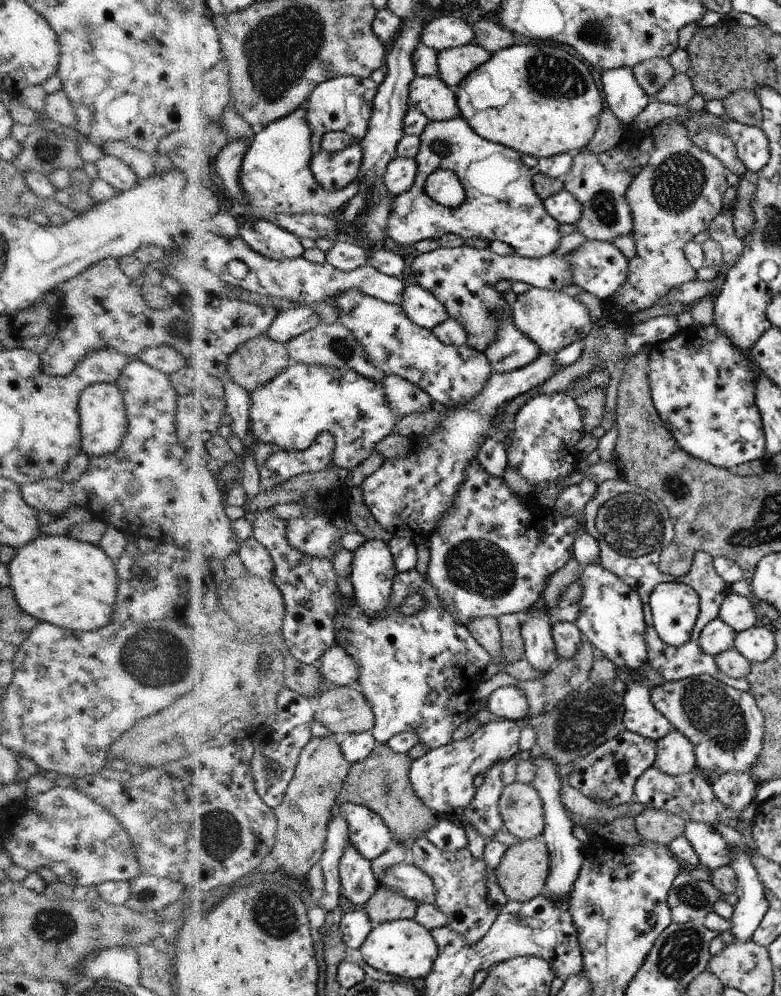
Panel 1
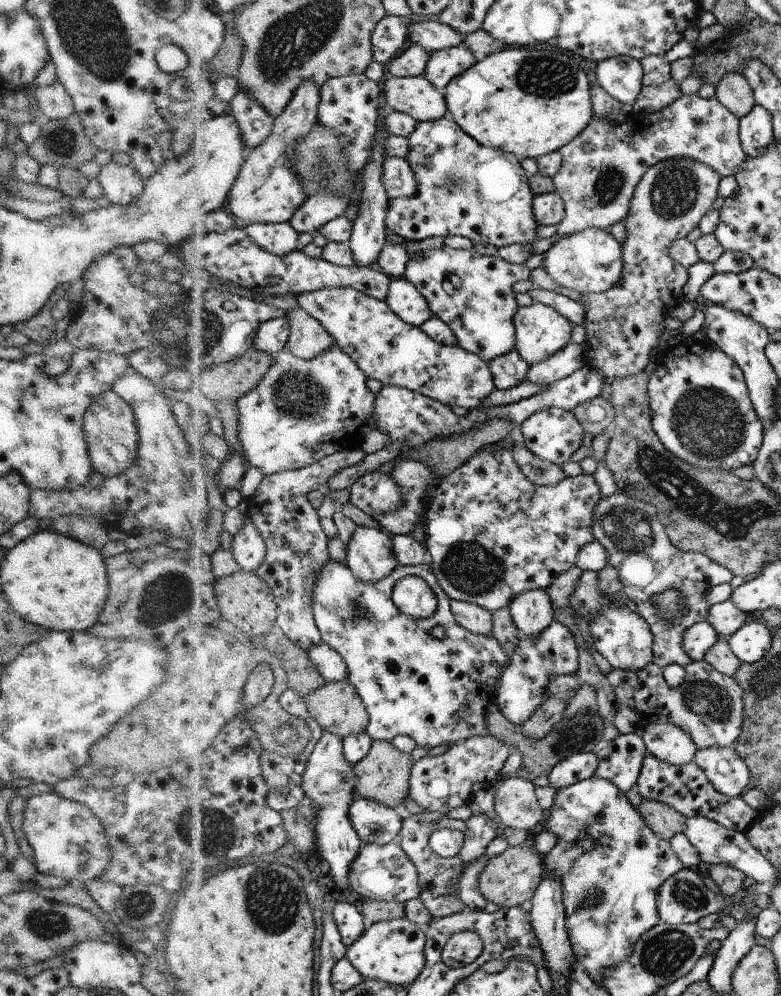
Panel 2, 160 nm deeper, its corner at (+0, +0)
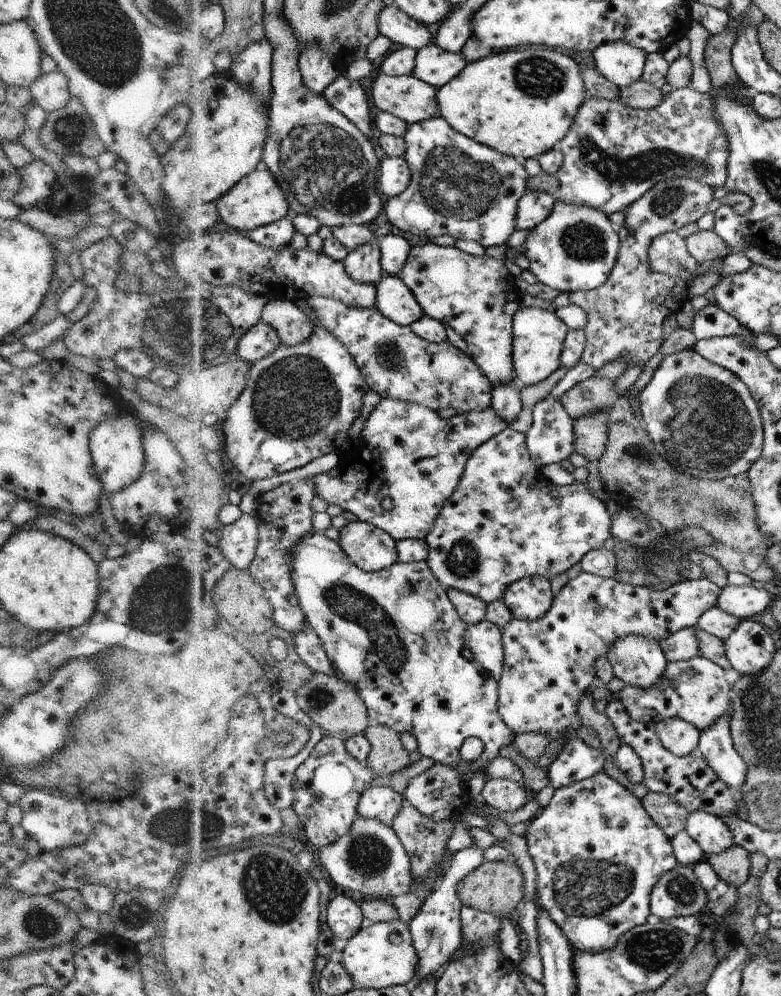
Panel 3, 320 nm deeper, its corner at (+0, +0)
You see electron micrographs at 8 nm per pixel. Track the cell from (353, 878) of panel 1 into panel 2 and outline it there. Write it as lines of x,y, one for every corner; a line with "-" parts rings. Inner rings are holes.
325,730
306,768
303,788
308,802
313,803
318,809
315,818
316,828
318,828
318,852
324,858
325,866
330,870
338,889
350,890
352,889
352,882
350,882
352,866
360,858
360,852
366,845
356,831
350,814
352,804
356,801
354,790
357,776
354,766
346,758
344,748
344,738

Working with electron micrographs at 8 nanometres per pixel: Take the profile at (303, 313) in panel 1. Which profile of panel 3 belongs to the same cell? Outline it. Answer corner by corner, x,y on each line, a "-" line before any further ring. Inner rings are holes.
262,322
240,339
237,357
254,364
274,354
283,344
278,331
273,326

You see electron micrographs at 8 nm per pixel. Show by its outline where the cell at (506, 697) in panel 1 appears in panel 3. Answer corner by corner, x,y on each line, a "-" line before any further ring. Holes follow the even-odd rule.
582,572
570,579
554,597
550,610
533,621
512,619
504,628
503,653
504,668
498,680
498,712
508,727
520,733
542,733
549,740
564,740
562,749
547,769
549,784
555,789
594,777
604,768
602,750
588,746
578,735
581,720
578,703
582,697
591,696
595,682
594,664
600,656
608,658
611,646
628,635
640,635
647,639
662,642
680,629
698,625
699,618
715,606
722,589
706,576
697,580
682,579
665,589
643,587
622,583
616,578
600,577

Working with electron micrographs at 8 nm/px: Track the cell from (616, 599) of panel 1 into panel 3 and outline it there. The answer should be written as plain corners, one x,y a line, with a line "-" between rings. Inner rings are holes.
628,635
616,641
607,659
614,676
641,689
655,689
667,670
667,657
659,642
640,635

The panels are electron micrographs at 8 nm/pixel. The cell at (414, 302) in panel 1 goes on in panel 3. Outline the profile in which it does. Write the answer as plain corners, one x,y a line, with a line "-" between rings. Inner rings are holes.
399,275
384,277
377,287
377,307
394,322
413,325
426,315
411,286

